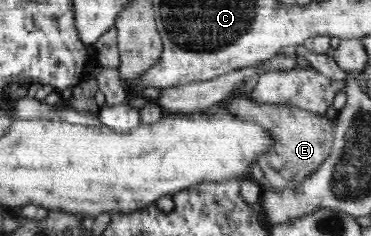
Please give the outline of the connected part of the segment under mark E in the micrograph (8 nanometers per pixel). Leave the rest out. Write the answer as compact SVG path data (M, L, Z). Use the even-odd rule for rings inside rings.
M240 92L240 97L228 98L227 110L233 116L255 121L271 133L275 143L271 144L271 150L266 155L259 156L258 168L273 188L293 188L300 184L306 176L316 172L332 152L335 123L326 116L288 105L252 102L244 92Z

